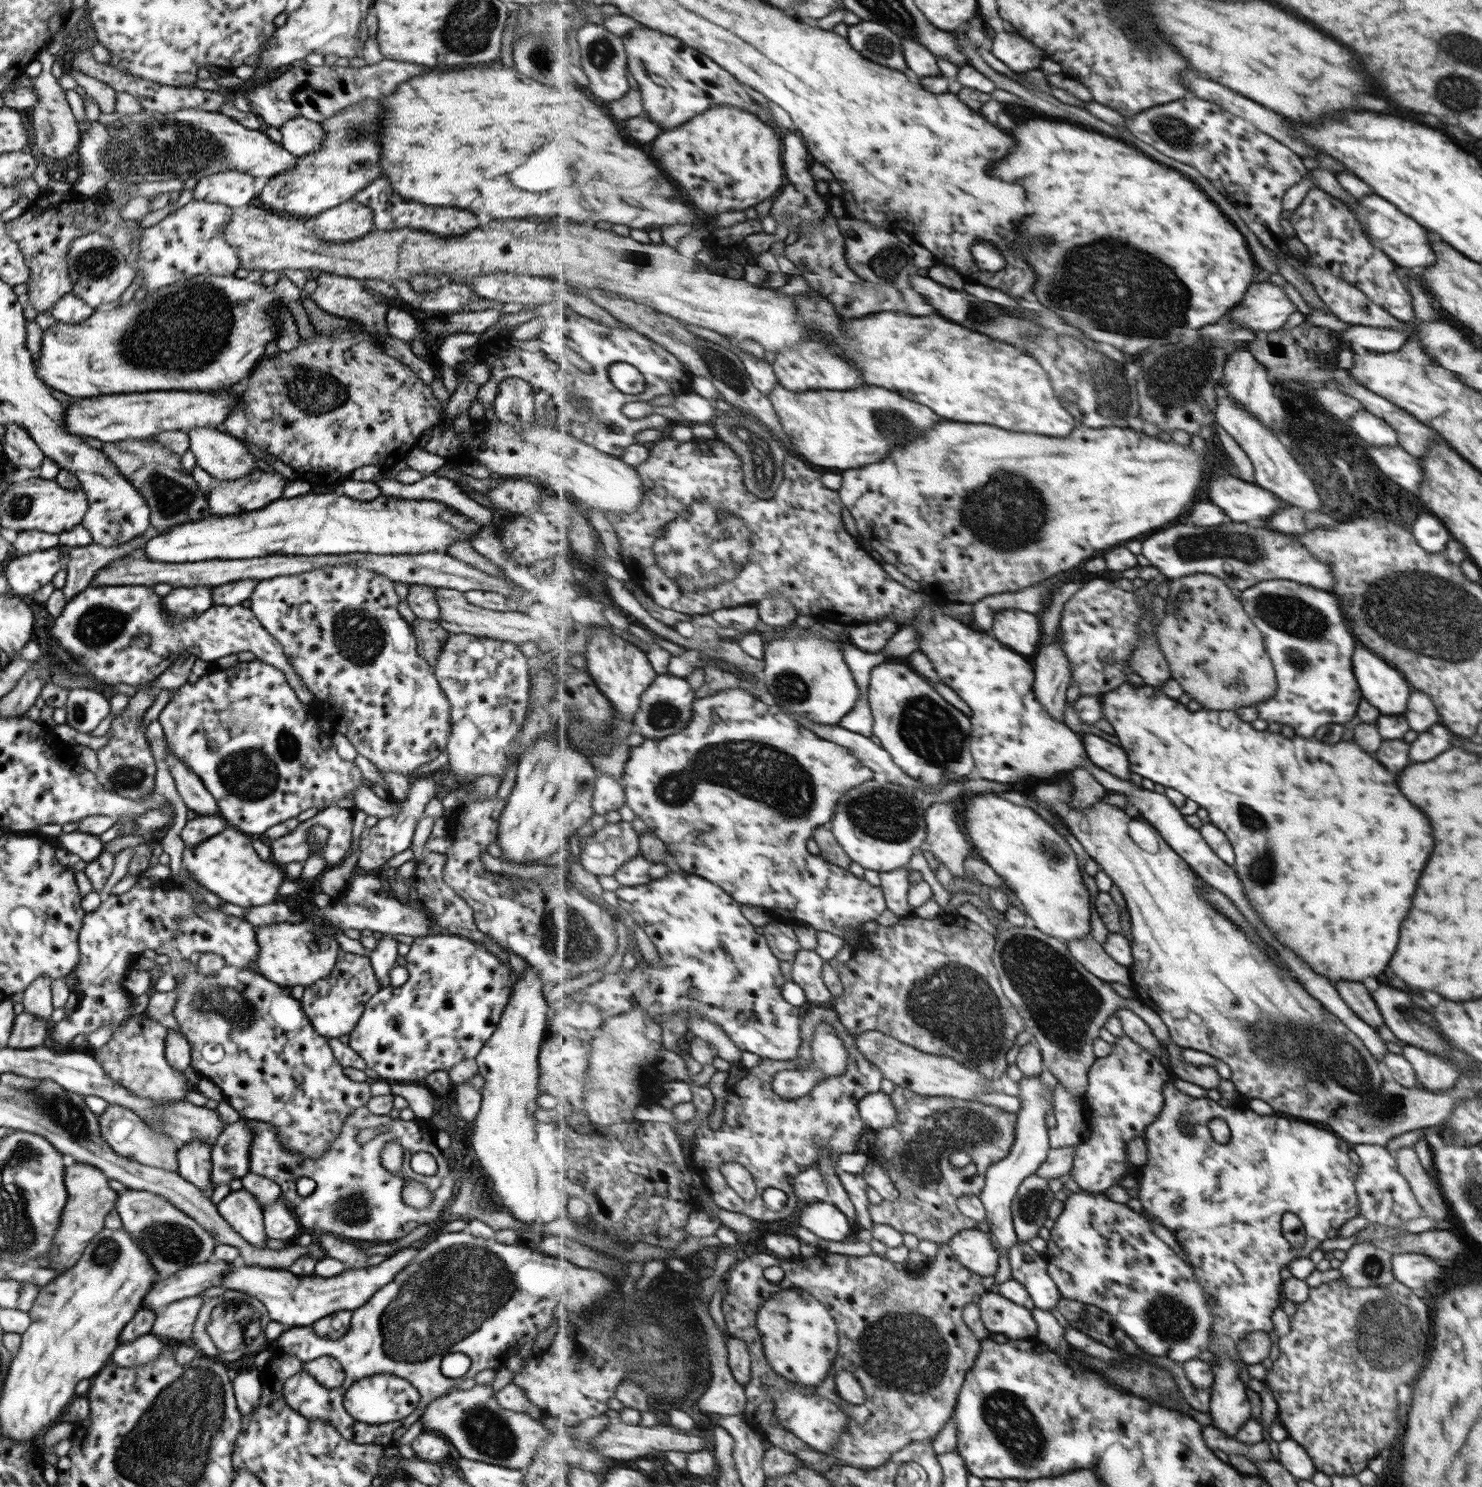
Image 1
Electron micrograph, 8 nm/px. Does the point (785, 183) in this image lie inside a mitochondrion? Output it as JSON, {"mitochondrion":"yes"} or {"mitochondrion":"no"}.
{"mitochondrion":"no"}

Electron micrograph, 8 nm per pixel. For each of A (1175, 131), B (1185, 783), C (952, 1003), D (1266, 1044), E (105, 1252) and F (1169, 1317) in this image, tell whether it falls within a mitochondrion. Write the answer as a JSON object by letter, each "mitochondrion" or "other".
{"A":"mitochondrion","B":"other","C":"mitochondrion","D":"mitochondrion","E":"mitochondrion","F":"mitochondrion"}

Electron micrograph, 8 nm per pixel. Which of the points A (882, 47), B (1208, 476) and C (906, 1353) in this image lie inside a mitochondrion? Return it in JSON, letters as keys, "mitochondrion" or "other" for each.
{"A":"mitochondrion","B":"other","C":"mitochondrion"}

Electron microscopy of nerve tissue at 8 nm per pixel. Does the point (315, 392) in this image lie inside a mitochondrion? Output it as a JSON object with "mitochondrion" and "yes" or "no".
{"mitochondrion":"yes"}

